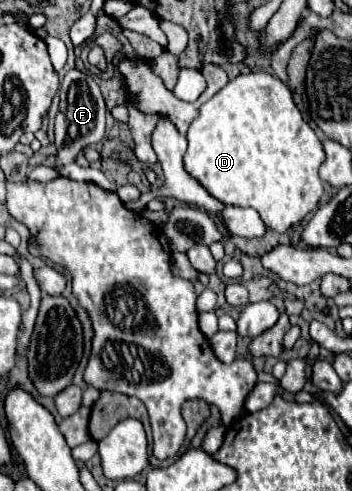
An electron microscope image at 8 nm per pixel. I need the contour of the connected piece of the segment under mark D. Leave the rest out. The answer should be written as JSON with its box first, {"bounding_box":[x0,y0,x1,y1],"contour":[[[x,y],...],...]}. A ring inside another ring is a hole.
{"bounding_box":[184,73,326,233],"contour":[[[248,73],[228,81],[200,107],[200,115],[192,121],[186,137],[188,151],[184,155],[184,169],[224,205],[256,209],[264,225],[276,233],[286,233],[300,223],[318,205],[324,193],[318,177],[318,169],[326,157],[322,143],[314,129],[302,119],[288,85],[274,75]]]}

